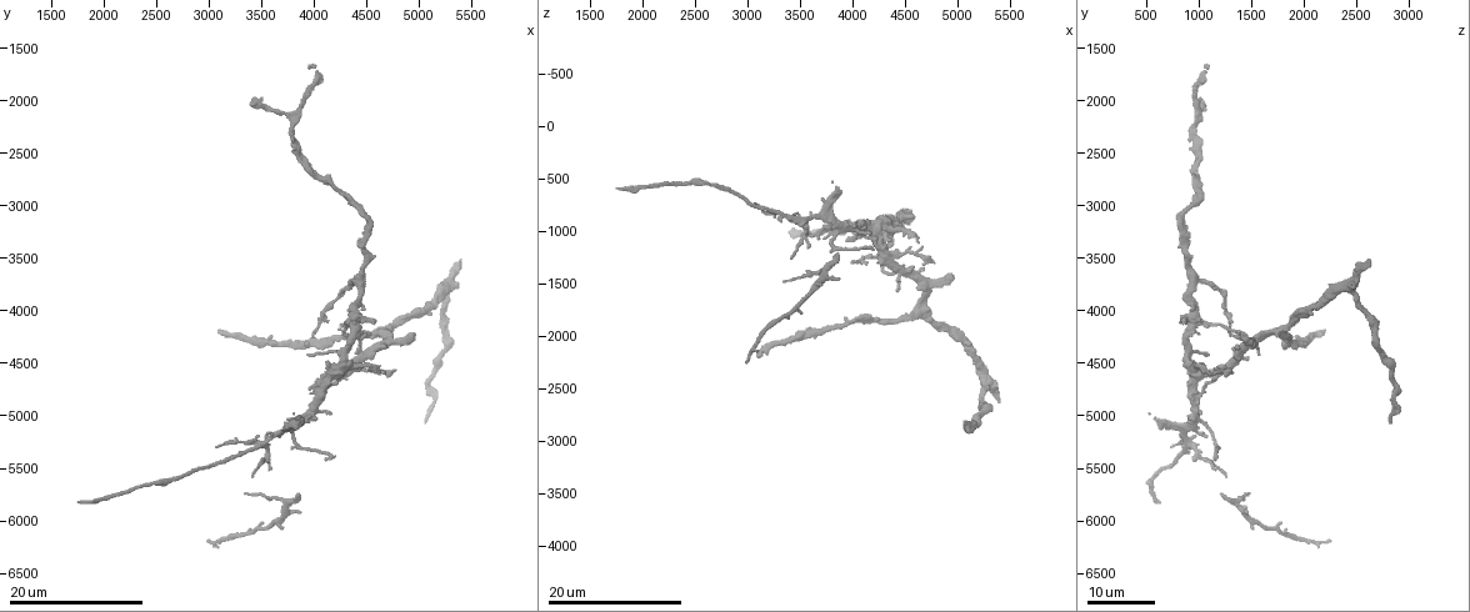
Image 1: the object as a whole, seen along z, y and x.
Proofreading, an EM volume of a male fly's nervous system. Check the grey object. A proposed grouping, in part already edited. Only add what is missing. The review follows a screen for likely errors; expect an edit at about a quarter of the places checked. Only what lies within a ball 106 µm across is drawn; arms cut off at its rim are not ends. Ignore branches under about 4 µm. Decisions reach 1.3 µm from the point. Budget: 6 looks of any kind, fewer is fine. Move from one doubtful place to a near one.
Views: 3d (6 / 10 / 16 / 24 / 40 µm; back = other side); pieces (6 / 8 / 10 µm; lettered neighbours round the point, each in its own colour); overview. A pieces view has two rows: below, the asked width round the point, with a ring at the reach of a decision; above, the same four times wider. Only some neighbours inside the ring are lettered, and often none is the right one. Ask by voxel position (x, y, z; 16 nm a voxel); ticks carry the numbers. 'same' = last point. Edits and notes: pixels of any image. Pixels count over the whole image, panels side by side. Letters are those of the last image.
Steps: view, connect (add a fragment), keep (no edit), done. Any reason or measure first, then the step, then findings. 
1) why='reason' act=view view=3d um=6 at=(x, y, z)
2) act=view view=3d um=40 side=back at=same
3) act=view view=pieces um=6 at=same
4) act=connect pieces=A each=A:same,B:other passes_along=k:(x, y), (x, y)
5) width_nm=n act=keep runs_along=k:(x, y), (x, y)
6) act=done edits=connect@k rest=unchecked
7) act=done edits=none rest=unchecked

why='long arm stops here' act=view view=3d um=16 at=(3100, 4220, 2180)

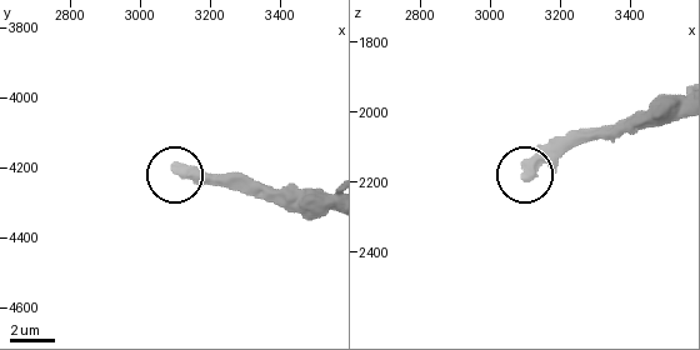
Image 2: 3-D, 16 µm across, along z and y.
act=view view=pieces um=10 at=(3100, 4210, 2180)

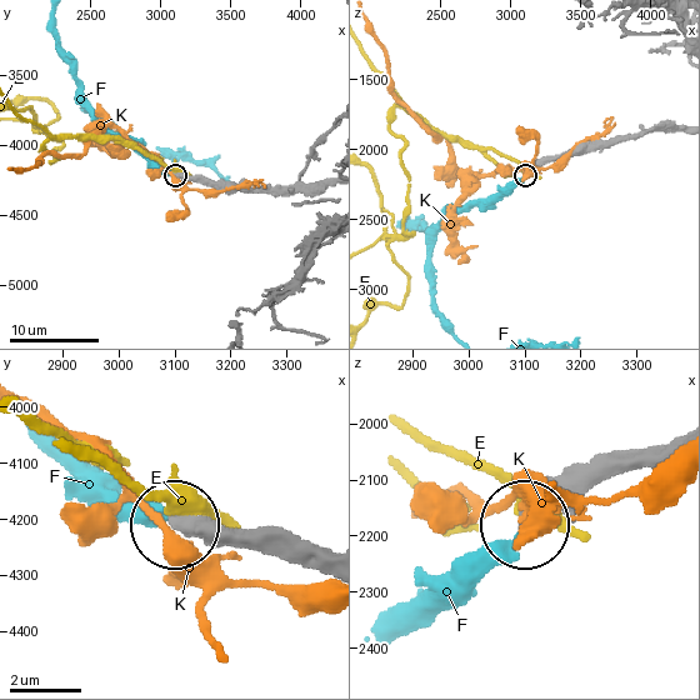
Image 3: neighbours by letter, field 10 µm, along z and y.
act=connect pieces=F each=E:other,F:same,K:other found='the neuron continues'

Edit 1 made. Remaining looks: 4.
why='see it whole again' act=view view=overview

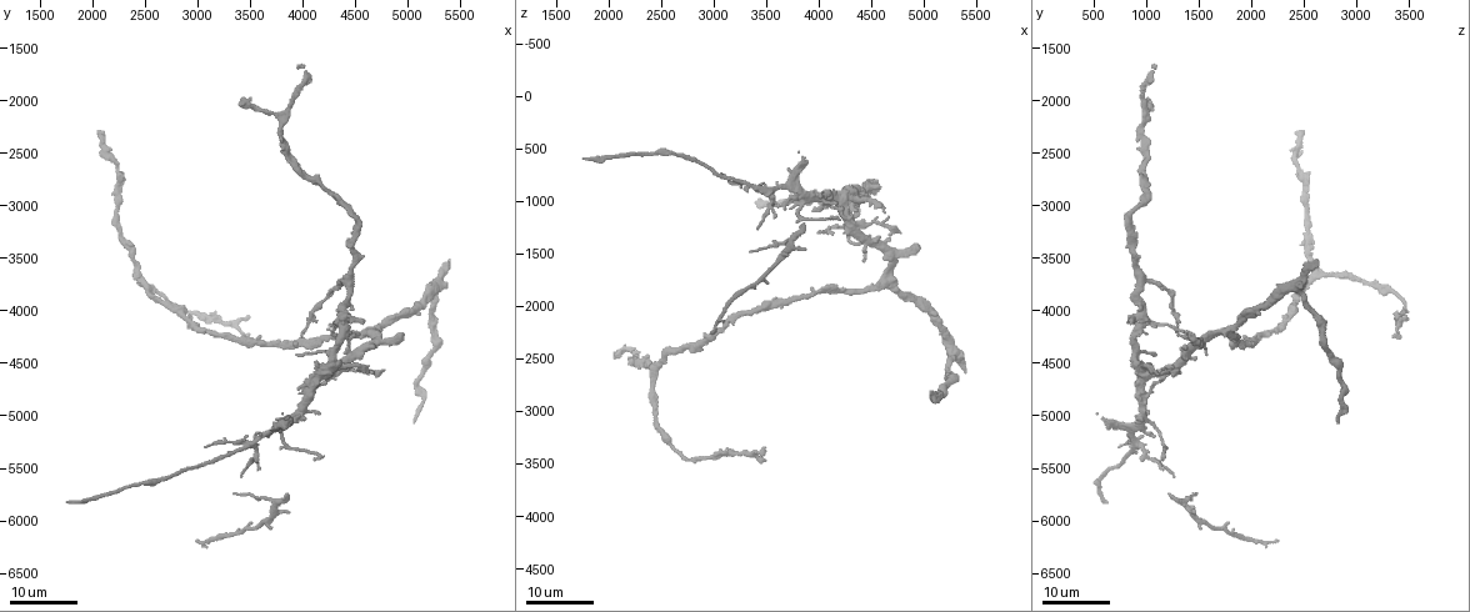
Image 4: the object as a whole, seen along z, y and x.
why='an open end' act=view view=3d um=24 at=(3960, 4420, 1060)

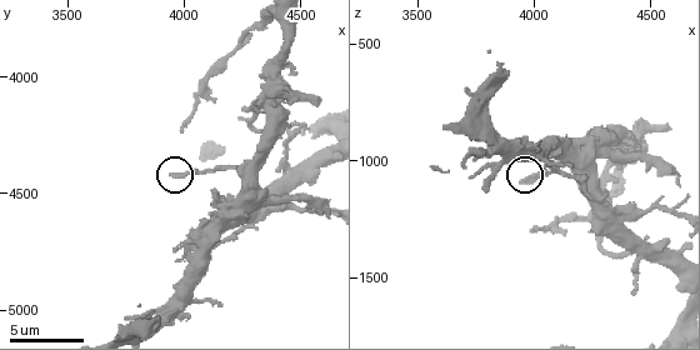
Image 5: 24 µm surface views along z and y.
why='see the neighbours' act=view view=pieces um=6 at=(3940, 4430, 1080)

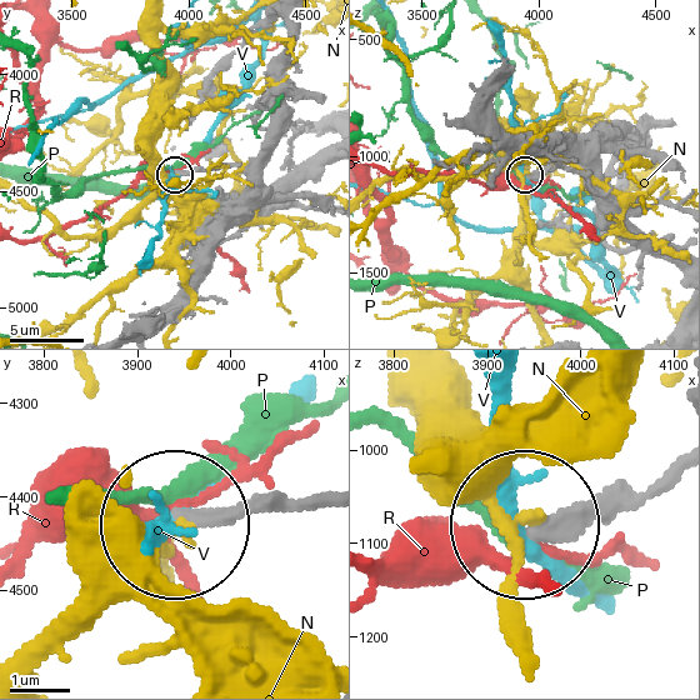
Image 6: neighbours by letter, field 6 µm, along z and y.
act=keep each=N:other,P:other,R:other,V:other found='no lettered fragment goes on from it'

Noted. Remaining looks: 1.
act=done edits=connect@3 rest=unchecked

